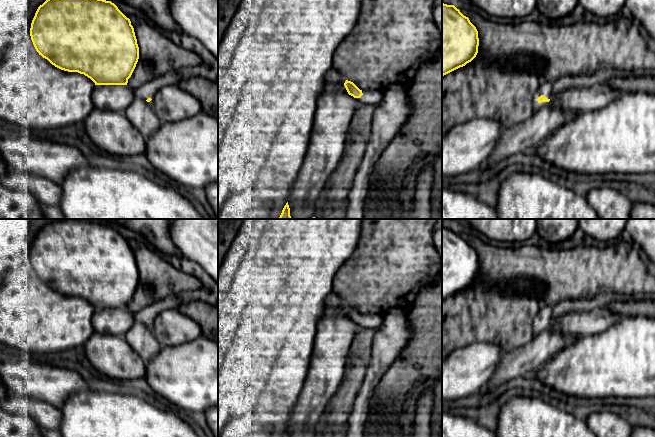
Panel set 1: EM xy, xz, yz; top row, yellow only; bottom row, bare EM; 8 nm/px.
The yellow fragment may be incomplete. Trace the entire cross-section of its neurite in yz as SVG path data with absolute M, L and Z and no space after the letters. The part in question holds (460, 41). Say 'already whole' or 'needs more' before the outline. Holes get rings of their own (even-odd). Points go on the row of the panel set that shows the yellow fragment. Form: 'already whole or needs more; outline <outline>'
already whole; outline M442 3L442 76L465 66L478 53L479 38L476 27L454 5Z

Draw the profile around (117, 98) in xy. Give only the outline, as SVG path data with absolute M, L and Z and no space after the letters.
M96 85L92 94L95 108L120 113L124 113L134 99L134 90L128 85Z

